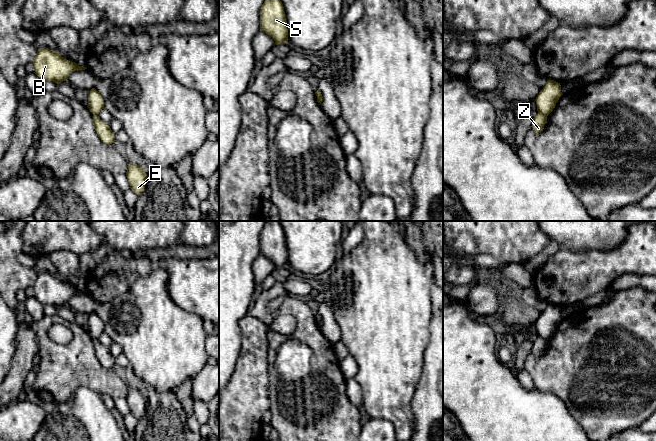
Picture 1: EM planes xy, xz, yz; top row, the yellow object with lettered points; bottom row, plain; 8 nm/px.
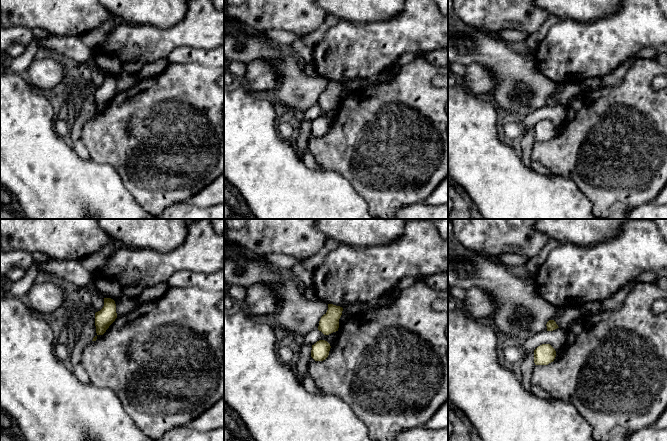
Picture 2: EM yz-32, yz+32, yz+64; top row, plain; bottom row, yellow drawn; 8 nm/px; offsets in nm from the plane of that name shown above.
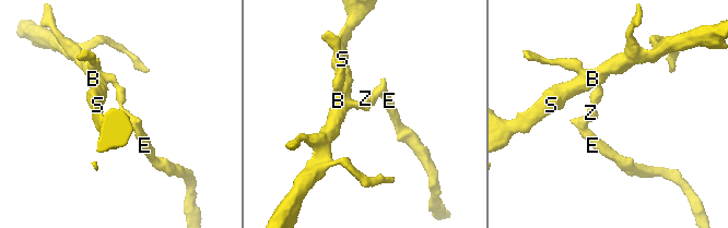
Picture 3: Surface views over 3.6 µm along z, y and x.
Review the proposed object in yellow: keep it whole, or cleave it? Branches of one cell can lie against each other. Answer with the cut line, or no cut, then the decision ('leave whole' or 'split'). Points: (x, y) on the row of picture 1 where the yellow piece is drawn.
cut yz (538, 111), (546, 117); split

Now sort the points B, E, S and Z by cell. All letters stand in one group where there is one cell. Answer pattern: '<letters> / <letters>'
B S / E Z

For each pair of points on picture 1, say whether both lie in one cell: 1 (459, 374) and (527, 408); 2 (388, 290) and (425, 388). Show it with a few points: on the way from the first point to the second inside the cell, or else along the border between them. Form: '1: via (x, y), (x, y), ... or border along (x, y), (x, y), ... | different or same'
1: via (476, 387), (498, 408), (510, 408) | same
2: border along (424, 353), (422, 374), (412, 398) | different

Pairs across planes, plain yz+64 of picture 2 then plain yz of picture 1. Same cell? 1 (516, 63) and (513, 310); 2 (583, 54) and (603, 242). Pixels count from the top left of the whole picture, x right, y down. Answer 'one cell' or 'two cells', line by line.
1: one cell
2: two cells

